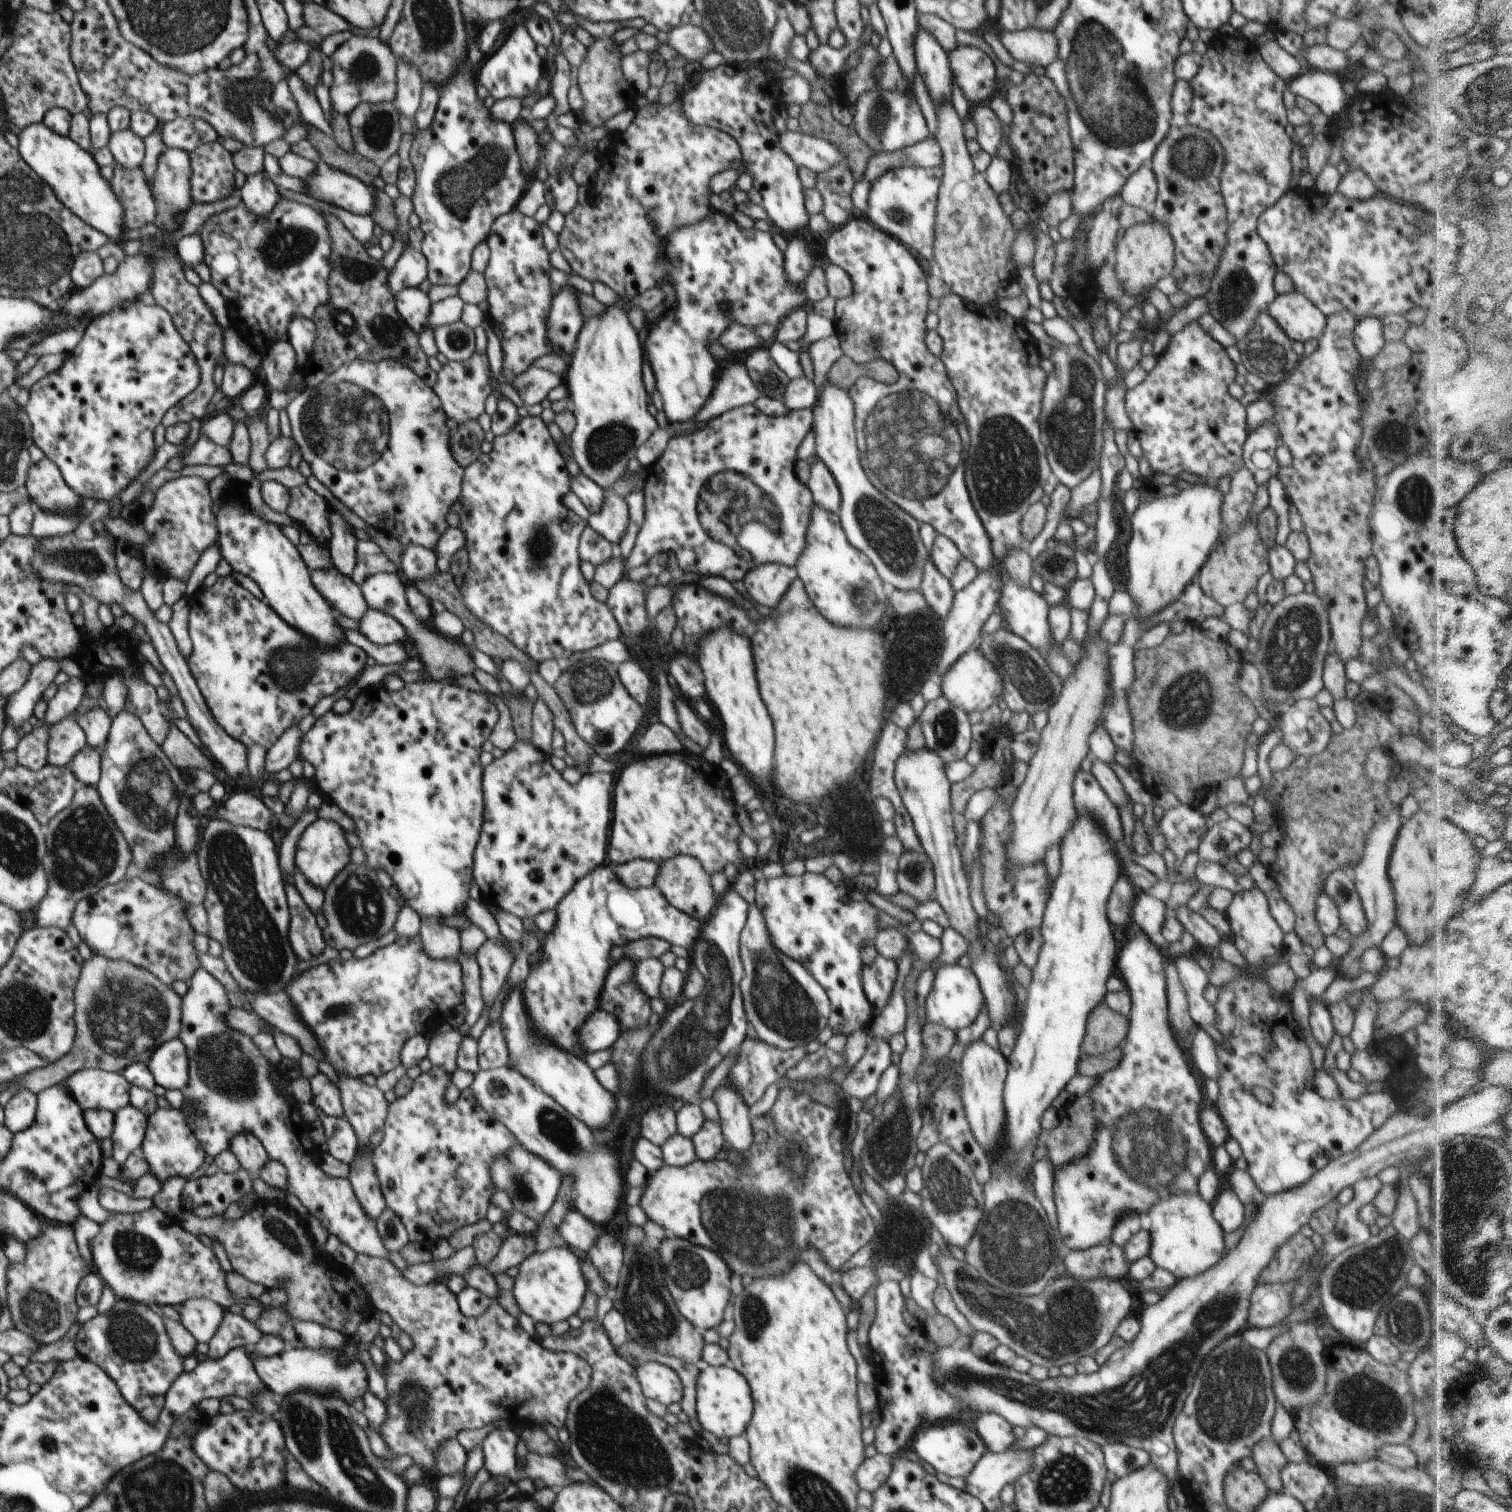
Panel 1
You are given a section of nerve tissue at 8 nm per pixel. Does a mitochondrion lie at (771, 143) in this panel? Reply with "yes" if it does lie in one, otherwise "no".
no

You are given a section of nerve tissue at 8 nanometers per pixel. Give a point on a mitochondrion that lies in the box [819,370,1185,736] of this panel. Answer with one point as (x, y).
(913, 440)

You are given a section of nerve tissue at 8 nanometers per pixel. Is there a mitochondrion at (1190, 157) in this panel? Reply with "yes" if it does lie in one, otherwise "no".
yes

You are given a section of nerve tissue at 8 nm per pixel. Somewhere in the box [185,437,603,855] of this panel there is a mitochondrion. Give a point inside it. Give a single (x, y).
(293, 668)

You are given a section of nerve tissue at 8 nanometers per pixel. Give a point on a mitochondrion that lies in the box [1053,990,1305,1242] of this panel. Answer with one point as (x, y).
(1145, 1145)

